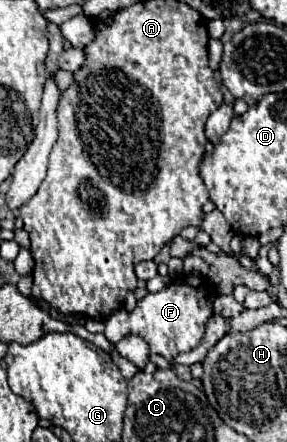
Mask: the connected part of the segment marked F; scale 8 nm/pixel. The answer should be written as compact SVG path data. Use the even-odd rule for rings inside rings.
M187 274L179 280L173 280L163 290L155 294L147 294L147 298L139 300L135 308L135 320L131 320L131 314L125 308L113 312L105 320L103 334L111 344L117 344L127 334L139 334L149 344L151 354L159 354L167 360L173 360L177 354L189 352L201 344L205 334L205 324L213 316L213 298L215 298L213 290L207 288L199 276ZM137 310L139 310L139 320L137 320ZM145 312L147 312L147 326L145 326Z

